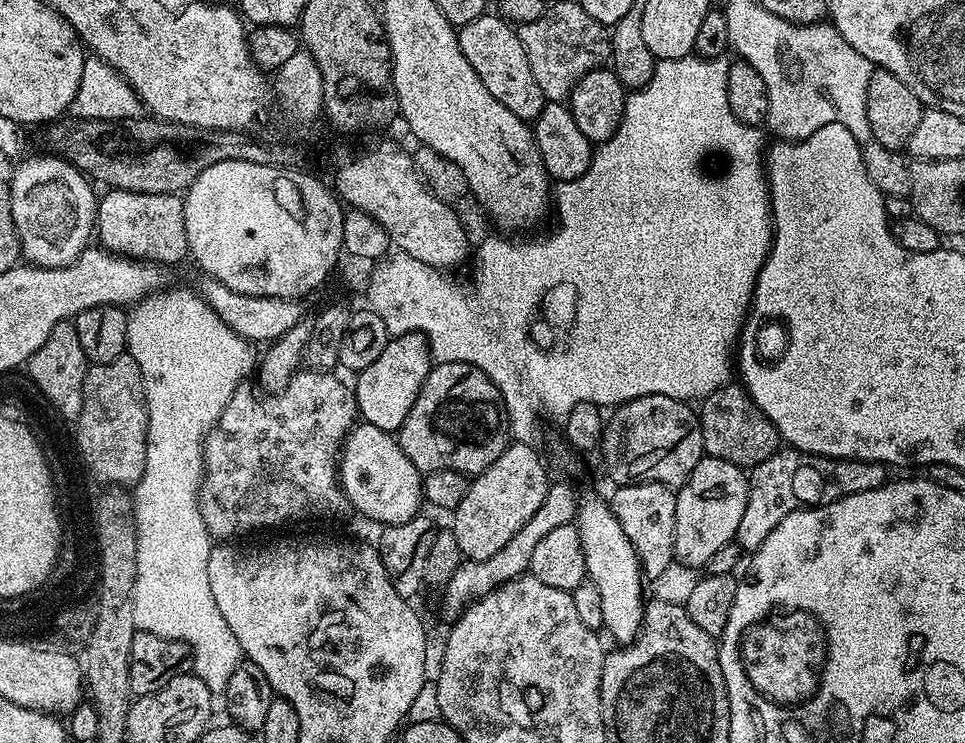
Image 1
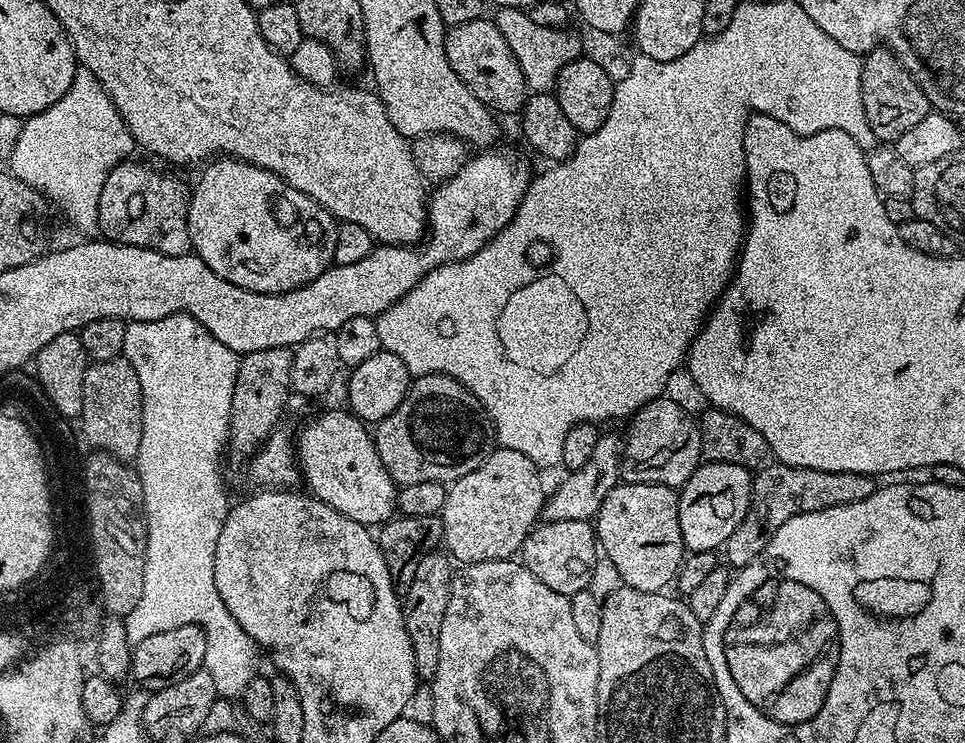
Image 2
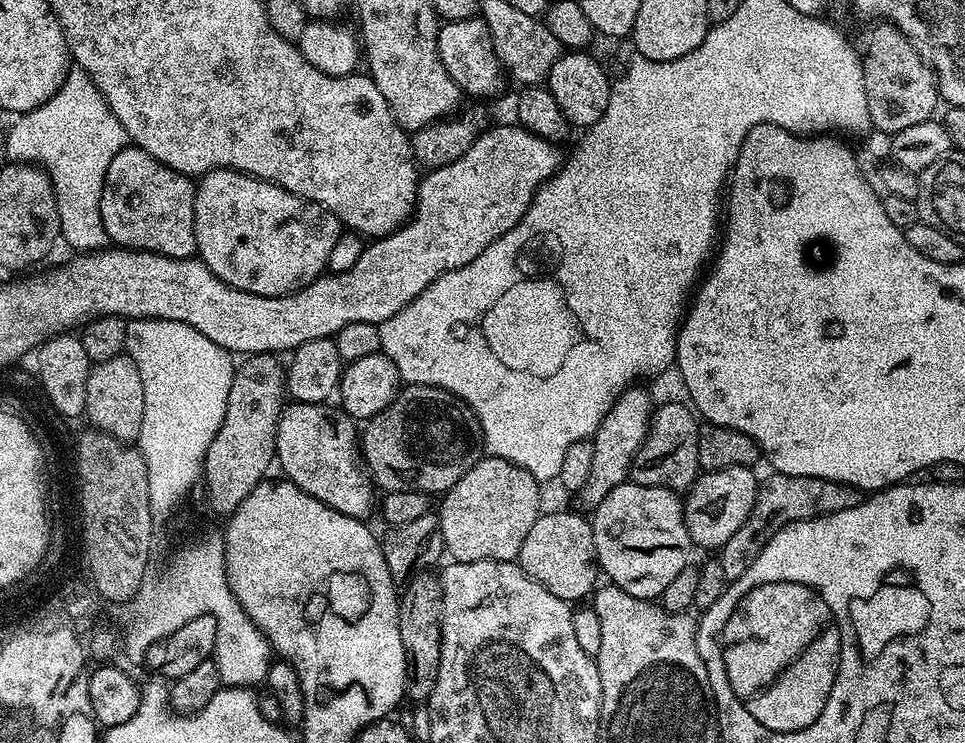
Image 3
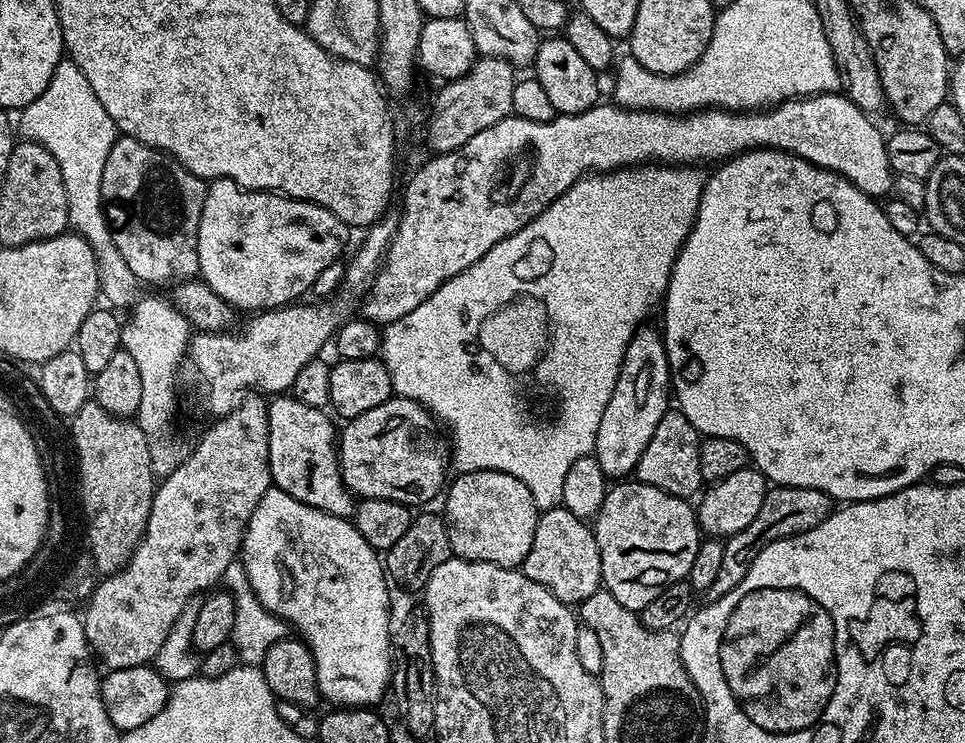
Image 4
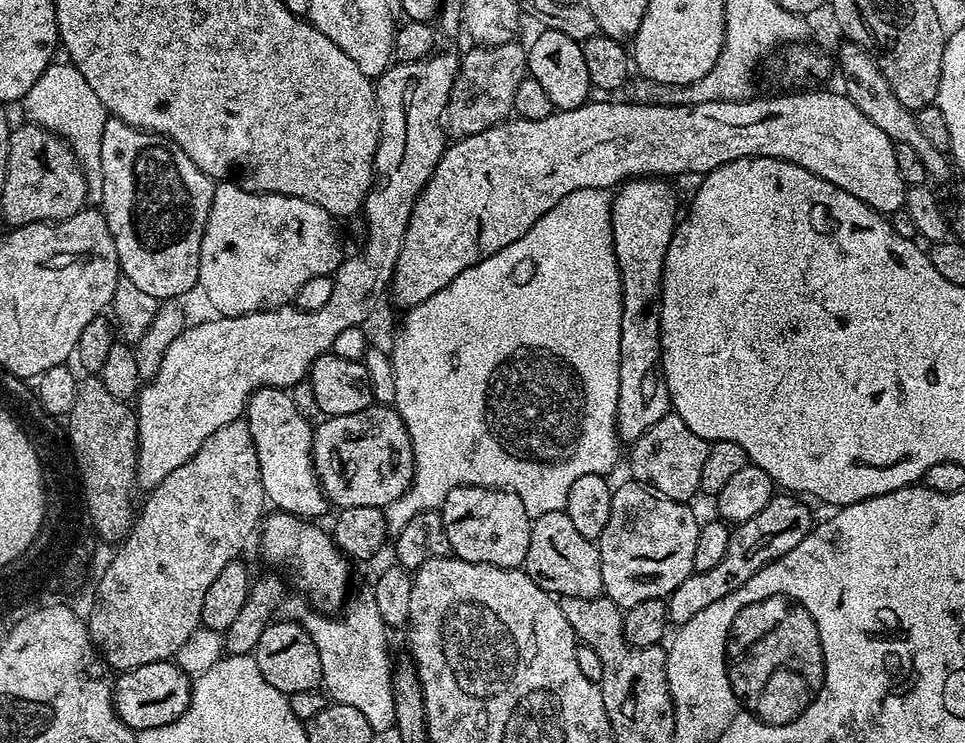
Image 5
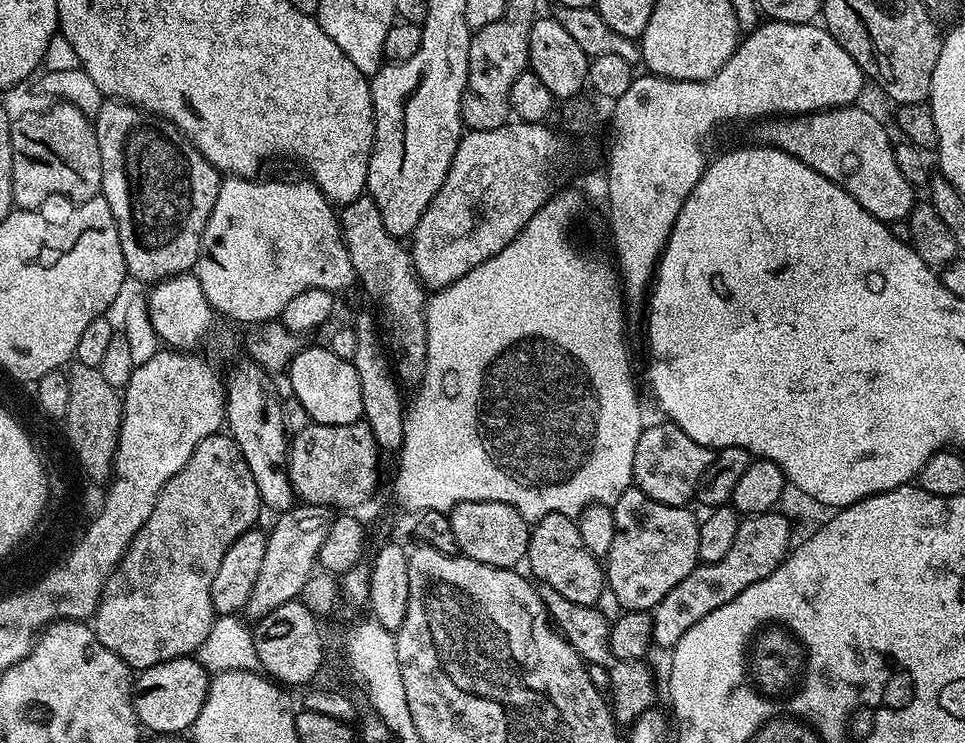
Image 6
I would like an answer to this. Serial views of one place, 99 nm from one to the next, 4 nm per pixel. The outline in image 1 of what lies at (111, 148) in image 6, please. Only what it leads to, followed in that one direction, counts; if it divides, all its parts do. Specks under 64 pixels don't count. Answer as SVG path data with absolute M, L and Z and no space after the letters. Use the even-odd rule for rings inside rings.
M113 188L99 197L96 226L99 243L118 256L169 266L189 255L184 202L179 195L138 194Z

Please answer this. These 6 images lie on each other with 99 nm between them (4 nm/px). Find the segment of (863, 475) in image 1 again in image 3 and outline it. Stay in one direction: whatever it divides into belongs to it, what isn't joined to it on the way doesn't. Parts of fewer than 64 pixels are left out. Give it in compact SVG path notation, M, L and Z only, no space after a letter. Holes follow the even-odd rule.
M781 472L772 474L768 481L761 483L756 489L756 501L742 526L734 530L734 538L724 543L719 549L718 558L722 562L722 570L729 582L742 578L746 570L762 554L766 542L787 524L799 520L813 520L815 516L838 514L838 510L850 510L850 506L858 506L862 499L859 488L851 488L838 482L830 482L822 478L809 476L787 476Z

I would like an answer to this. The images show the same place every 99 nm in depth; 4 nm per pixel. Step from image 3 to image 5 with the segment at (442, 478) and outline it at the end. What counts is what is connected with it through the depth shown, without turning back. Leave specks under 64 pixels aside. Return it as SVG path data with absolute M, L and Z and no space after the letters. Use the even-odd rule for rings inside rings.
M373 406L358 410L358 414L329 416L317 423L312 437L312 462L316 466L316 477L322 490L337 509L350 506L374 506L387 508L390 502L402 498L416 473L416 459L412 449L412 438L402 417L392 406Z

